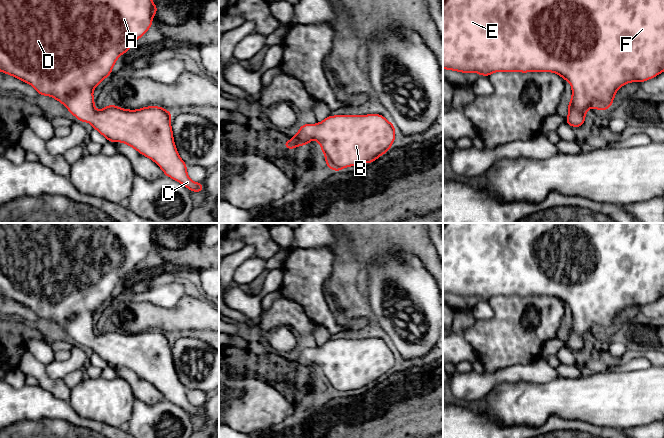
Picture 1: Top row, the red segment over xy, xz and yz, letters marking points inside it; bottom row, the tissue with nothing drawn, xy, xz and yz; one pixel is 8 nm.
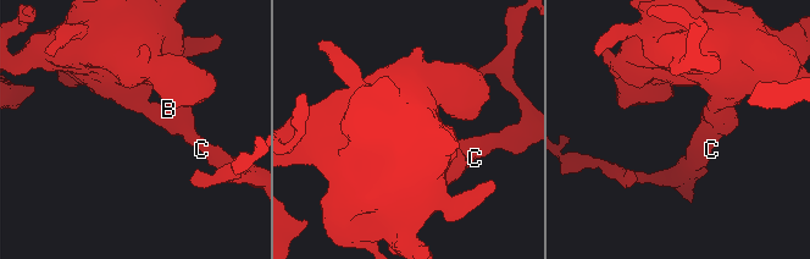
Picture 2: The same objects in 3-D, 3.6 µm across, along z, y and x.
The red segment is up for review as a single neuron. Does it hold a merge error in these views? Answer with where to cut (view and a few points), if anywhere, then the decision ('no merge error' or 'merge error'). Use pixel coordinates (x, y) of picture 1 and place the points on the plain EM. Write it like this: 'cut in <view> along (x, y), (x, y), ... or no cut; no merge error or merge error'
no cut; no merge error

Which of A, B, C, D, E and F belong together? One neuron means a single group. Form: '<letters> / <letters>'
A B C D E F

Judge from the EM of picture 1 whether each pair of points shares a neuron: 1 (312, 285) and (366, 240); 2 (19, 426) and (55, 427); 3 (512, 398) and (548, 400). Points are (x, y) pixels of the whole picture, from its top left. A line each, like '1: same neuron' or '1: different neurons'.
1: different neurons
2: same neuron
3: same neuron

